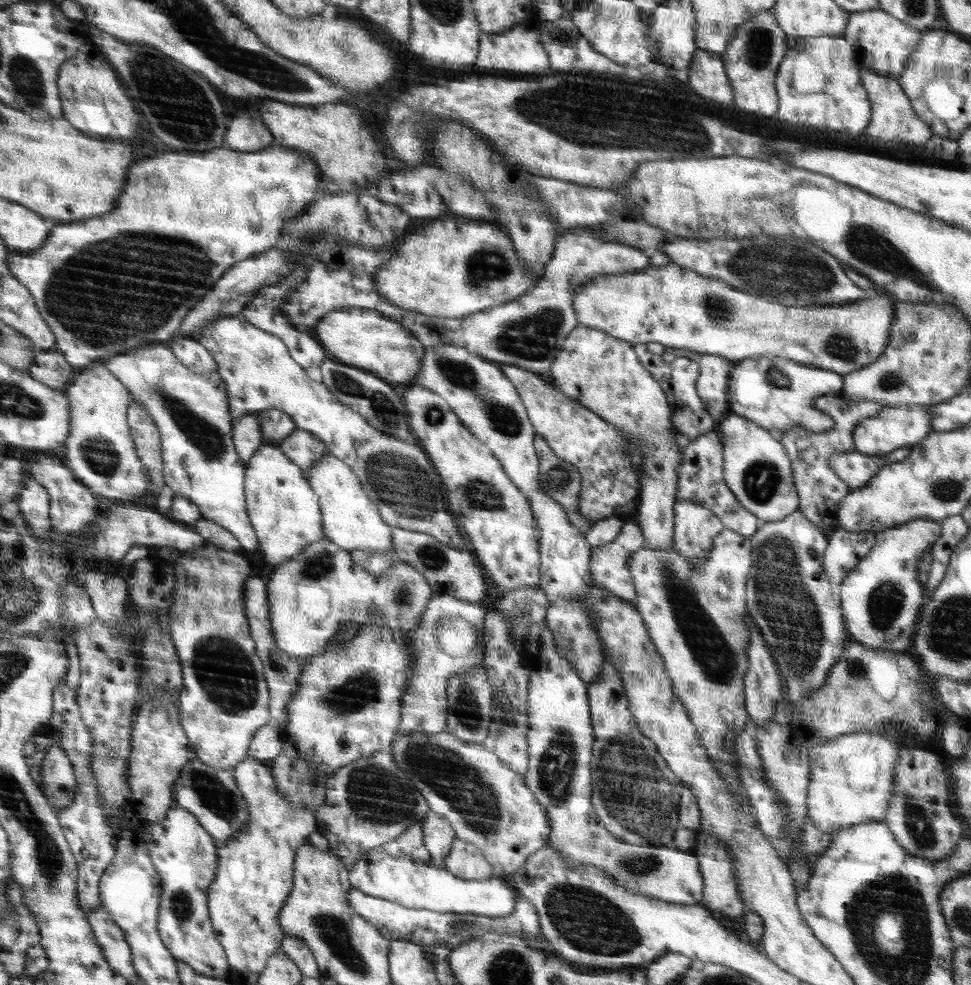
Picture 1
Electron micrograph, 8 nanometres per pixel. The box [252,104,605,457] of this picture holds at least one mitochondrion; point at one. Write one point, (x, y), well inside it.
(533, 336)

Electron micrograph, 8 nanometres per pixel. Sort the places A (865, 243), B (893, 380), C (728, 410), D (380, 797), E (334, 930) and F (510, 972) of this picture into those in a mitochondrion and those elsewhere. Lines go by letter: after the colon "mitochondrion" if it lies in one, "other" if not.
A: mitochondrion
B: mitochondrion
C: other
D: mitochondrion
E: mitochondrion
F: mitochondrion

